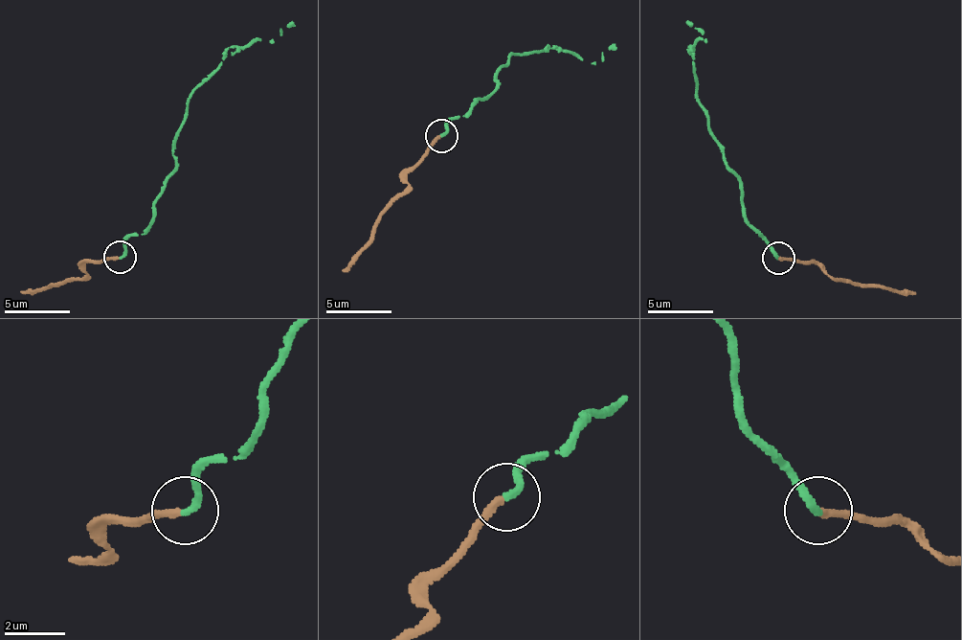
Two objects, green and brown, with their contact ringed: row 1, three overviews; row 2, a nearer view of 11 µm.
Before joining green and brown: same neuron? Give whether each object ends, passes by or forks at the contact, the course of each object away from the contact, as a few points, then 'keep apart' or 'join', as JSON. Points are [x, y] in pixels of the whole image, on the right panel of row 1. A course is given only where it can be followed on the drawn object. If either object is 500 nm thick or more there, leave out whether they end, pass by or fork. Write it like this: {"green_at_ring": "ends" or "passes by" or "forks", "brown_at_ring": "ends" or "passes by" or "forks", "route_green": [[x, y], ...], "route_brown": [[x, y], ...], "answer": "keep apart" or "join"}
{"green_at_ring": "ends", "brown_at_ring": "ends", "route_green": [[779, 257], [747, 220], [743, 184], [729, 168], [697, 92], [690, 52], [706, 38], [687, 19]], "route_brown": [[779, 257], [813, 260], [832, 277], [914, 293]], "answer": "join"}

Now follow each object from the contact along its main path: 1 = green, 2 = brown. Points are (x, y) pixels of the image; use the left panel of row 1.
1: (119, 256), (152, 220), (162, 184), (175, 168), (175, 138), (191, 92), (231, 53), (270, 39), (293, 20)
2: (119, 256), (93, 260), (83, 276), (20, 292)

